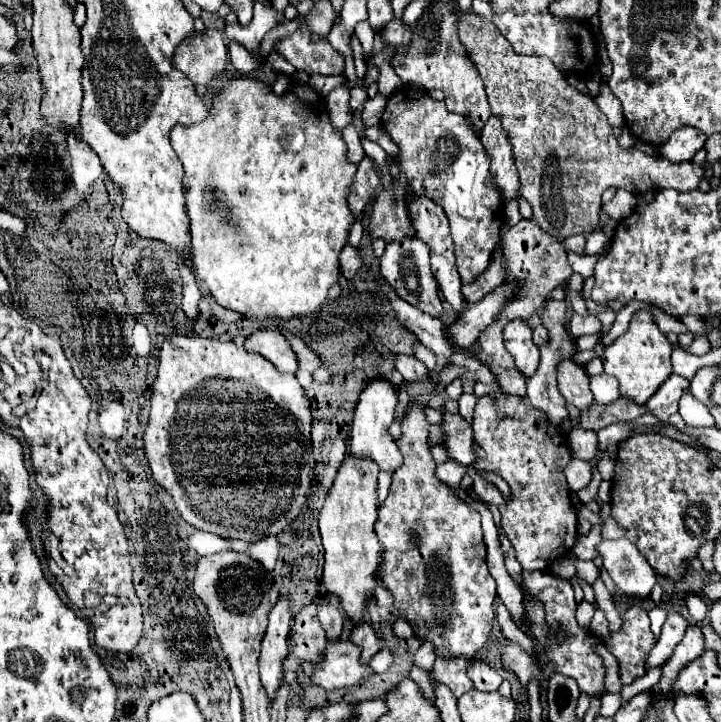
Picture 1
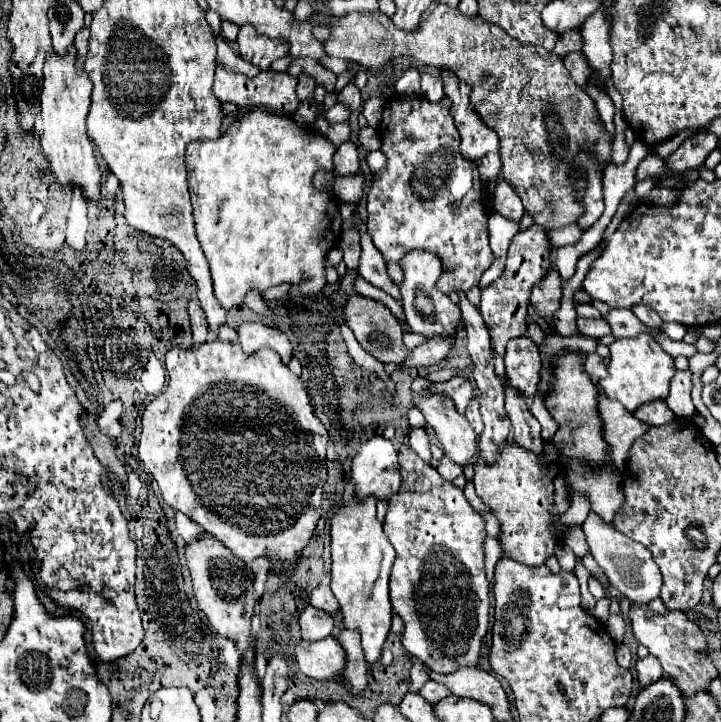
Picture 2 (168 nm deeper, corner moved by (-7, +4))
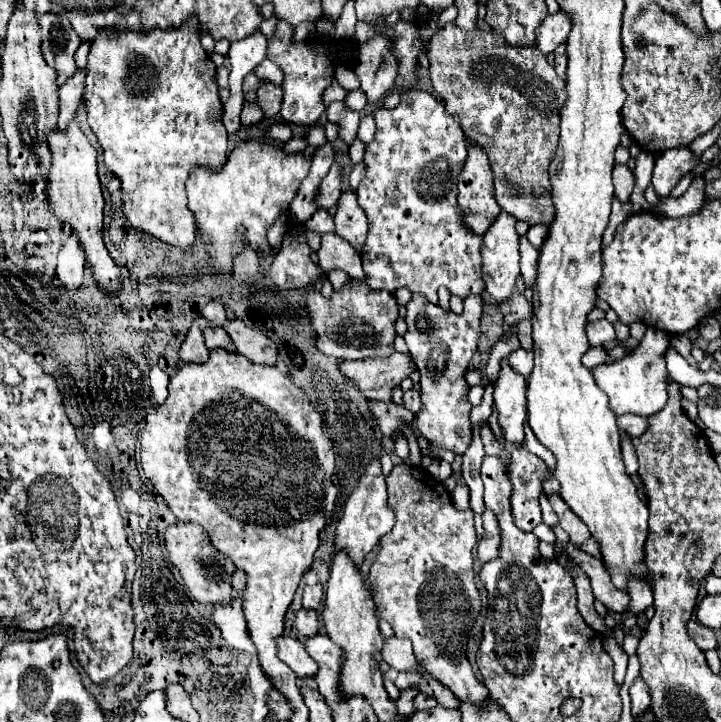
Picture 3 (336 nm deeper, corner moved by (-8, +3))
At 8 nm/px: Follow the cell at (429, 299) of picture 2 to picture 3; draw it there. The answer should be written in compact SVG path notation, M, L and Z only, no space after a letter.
M472 295L471 304L464 306L461 315L444 312L440 306L424 300L424 296L414 296L406 310L408 330L404 334L404 340L408 344L412 362L420 372L422 408L416 414L416 426L430 444L426 456L432 456L436 450L452 450L454 454L464 454L472 442L472 404L468 402L470 384L466 382L464 374L480 340L478 326L483 313L483 297Z

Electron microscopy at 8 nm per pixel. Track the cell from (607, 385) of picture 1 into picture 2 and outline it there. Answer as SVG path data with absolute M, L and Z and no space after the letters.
M589 353L589 355L587 355L587 359L585 359L585 371L587 371L591 377L597 377L597 379L607 377L607 367L605 367L603 359L601 359L597 353Z

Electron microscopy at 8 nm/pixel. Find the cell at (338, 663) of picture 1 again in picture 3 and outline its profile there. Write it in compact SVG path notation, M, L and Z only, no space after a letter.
M280 636L280 638L276 638L276 646L278 646L278 658L284 664L288 664L298 678L316 674L318 664L304 652L304 644L300 640Z

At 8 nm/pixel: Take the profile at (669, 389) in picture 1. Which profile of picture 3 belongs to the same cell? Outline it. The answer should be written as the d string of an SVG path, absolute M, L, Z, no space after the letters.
M618 416L616 418L616 426L620 432L626 432L630 438L636 438L644 432L644 428L648 426L648 420L642 416Z

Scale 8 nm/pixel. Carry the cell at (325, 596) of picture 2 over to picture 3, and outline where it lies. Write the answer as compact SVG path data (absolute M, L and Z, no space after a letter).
M320 584L316 586L306 586L304 588L304 596L302 596L302 606L304 608L312 608L318 610L322 606L322 598L324 598L324 590Z

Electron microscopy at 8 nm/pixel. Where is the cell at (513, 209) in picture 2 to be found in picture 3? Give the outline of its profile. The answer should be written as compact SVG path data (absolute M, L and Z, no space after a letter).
M500 212L500 216L494 220L494 224L484 234L484 242L482 242L484 290L496 300L496 304L502 304L508 300L508 296L514 292L514 282L520 276L518 252L516 252L516 240L520 240L520 236L514 226L516 226L516 220L512 220L512 216L508 216L506 212Z

